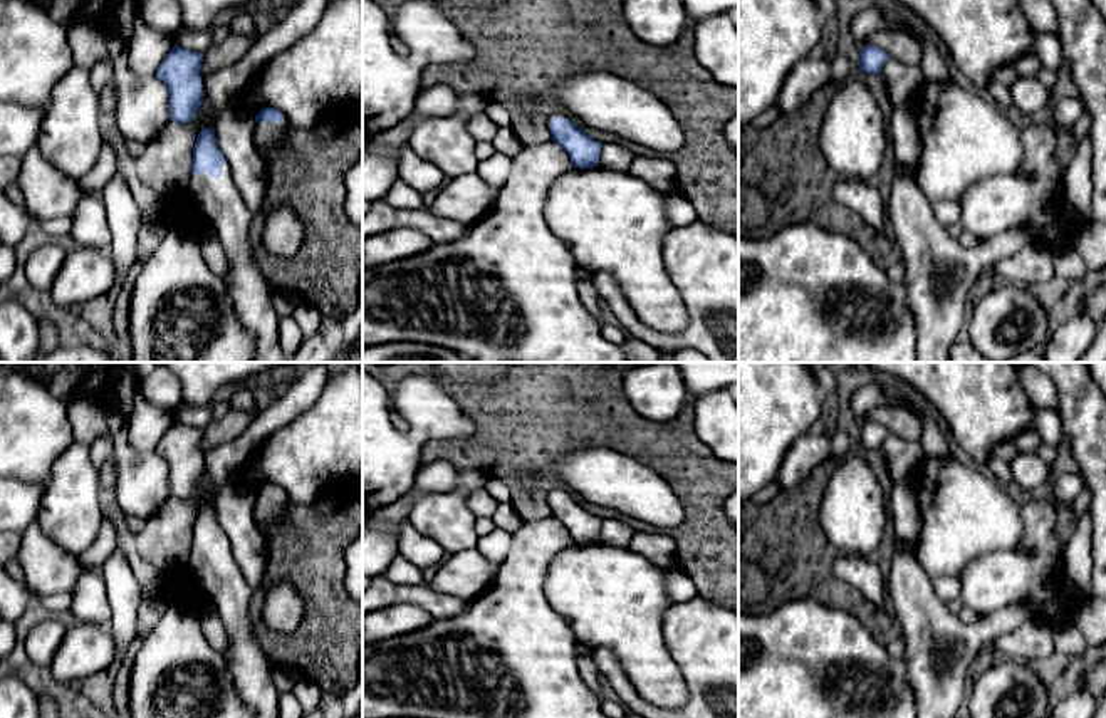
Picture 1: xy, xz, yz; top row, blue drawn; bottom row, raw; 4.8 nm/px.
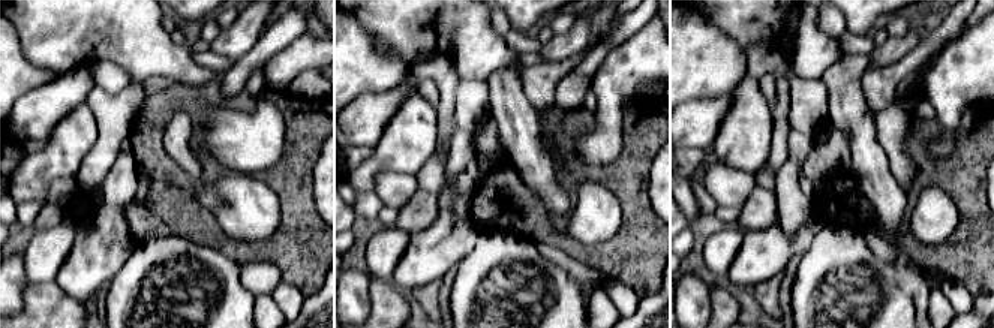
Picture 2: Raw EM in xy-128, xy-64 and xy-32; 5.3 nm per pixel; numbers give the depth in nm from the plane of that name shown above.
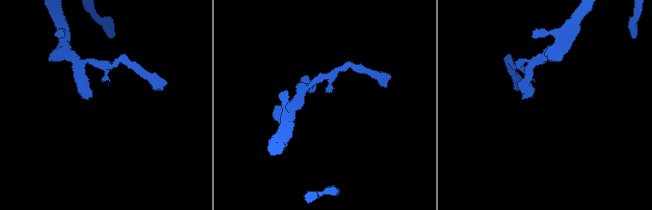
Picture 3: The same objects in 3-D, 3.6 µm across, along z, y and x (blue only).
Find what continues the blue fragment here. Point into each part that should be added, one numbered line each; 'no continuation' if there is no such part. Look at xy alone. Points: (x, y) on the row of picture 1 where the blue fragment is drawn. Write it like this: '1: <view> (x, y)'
1: xy (219, 200)

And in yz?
no continuation

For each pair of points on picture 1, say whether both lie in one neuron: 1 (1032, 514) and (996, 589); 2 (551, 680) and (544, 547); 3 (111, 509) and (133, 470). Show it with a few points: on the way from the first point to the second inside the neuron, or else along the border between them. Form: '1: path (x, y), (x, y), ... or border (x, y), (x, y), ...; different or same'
1: path (1039, 535), (1039, 556), (1017, 577); same
2: path (531, 646), (531, 581); same
3: border (114, 465), (114, 502), (125, 512); different

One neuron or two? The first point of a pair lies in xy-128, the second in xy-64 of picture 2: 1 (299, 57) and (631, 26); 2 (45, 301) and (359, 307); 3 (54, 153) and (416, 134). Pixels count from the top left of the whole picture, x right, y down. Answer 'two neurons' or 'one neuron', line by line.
1: two neurons
2: two neurons
3: one neuron

